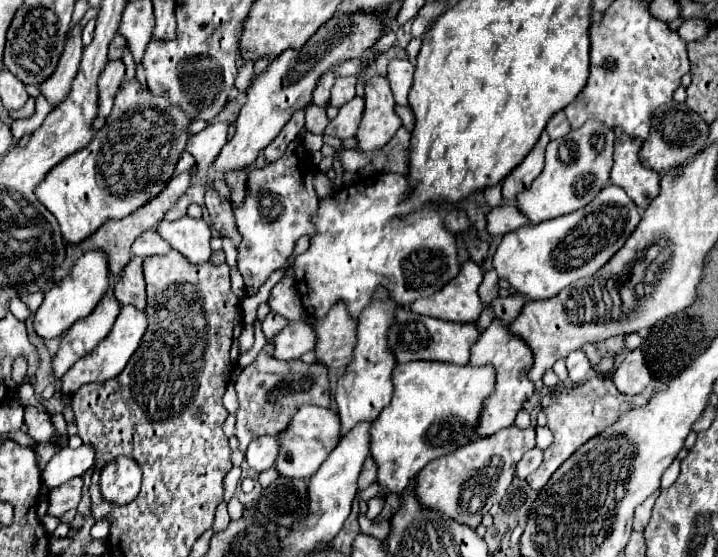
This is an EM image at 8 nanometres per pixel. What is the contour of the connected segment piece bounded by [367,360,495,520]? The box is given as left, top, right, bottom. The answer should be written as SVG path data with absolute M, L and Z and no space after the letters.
M405 362L399 364L393 372L393 398L391 404L379 414L379 418L371 424L369 430L369 454L377 464L377 482L381 486L381 494L369 500L367 518L375 520L383 510L383 500L387 494L401 494L411 476L419 474L431 460L453 452L459 446L465 446L473 440L475 424L479 412L483 408L485 398L491 394L495 386L495 370L491 366L453 366L447 362Z

